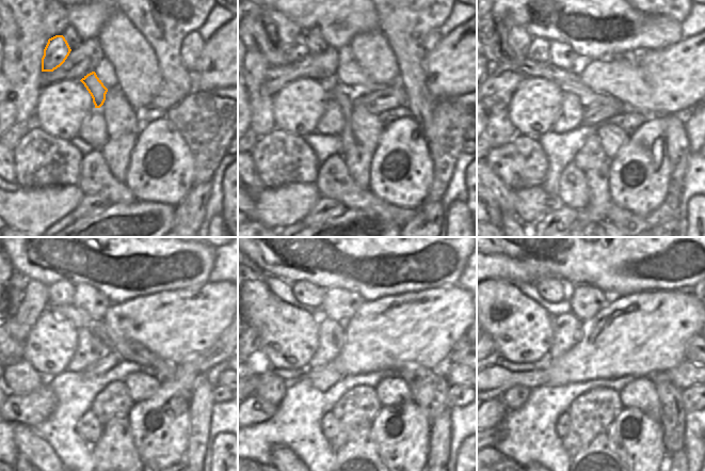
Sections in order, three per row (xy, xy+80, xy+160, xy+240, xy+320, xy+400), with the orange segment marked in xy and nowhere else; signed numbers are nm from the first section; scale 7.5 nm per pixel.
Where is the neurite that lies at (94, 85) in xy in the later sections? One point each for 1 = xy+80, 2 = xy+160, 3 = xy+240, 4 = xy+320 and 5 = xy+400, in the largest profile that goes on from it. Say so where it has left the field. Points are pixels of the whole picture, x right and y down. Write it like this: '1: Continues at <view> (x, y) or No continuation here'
1: Continues at xy+80 (343, 96)
2: Continues at xy+160 (591, 154)
3: Continues at xy+240 (114, 401)
4: Continues at xy+320 (356, 408)
5: Continues at xy+400 (591, 413).

